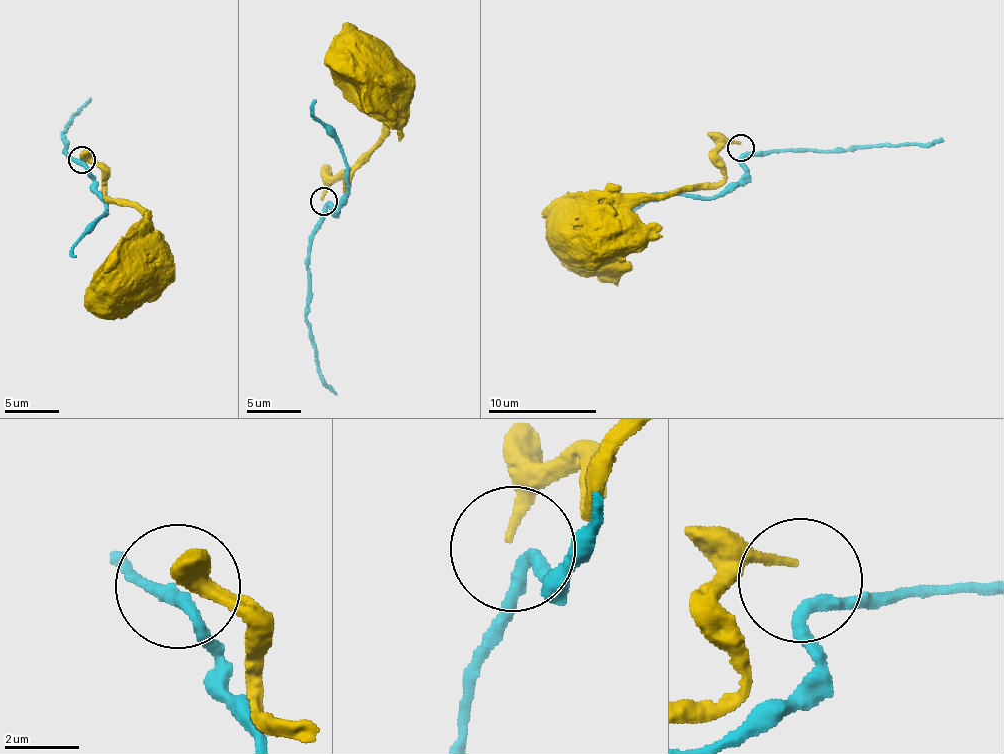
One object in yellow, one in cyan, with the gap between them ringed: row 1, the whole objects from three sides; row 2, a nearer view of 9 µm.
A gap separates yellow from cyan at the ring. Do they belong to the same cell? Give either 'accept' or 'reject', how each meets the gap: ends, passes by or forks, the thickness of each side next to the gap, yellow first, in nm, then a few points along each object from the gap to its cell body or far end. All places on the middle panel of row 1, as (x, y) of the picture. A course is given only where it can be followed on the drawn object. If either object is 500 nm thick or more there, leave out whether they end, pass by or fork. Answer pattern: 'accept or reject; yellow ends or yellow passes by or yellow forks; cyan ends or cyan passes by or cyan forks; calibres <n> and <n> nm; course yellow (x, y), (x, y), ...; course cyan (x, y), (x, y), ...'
reject; yellow ends; cyan passes by; calibres 220 and 320 nm; course yellow (322, 199), (333, 182), (341, 178), (347, 188), (350, 167), (382, 134), (386, 71), (370, 60); course cyan (325, 204), (325, 219), (311, 238), (308, 254), (306, 322), (319, 379), (335, 395)

